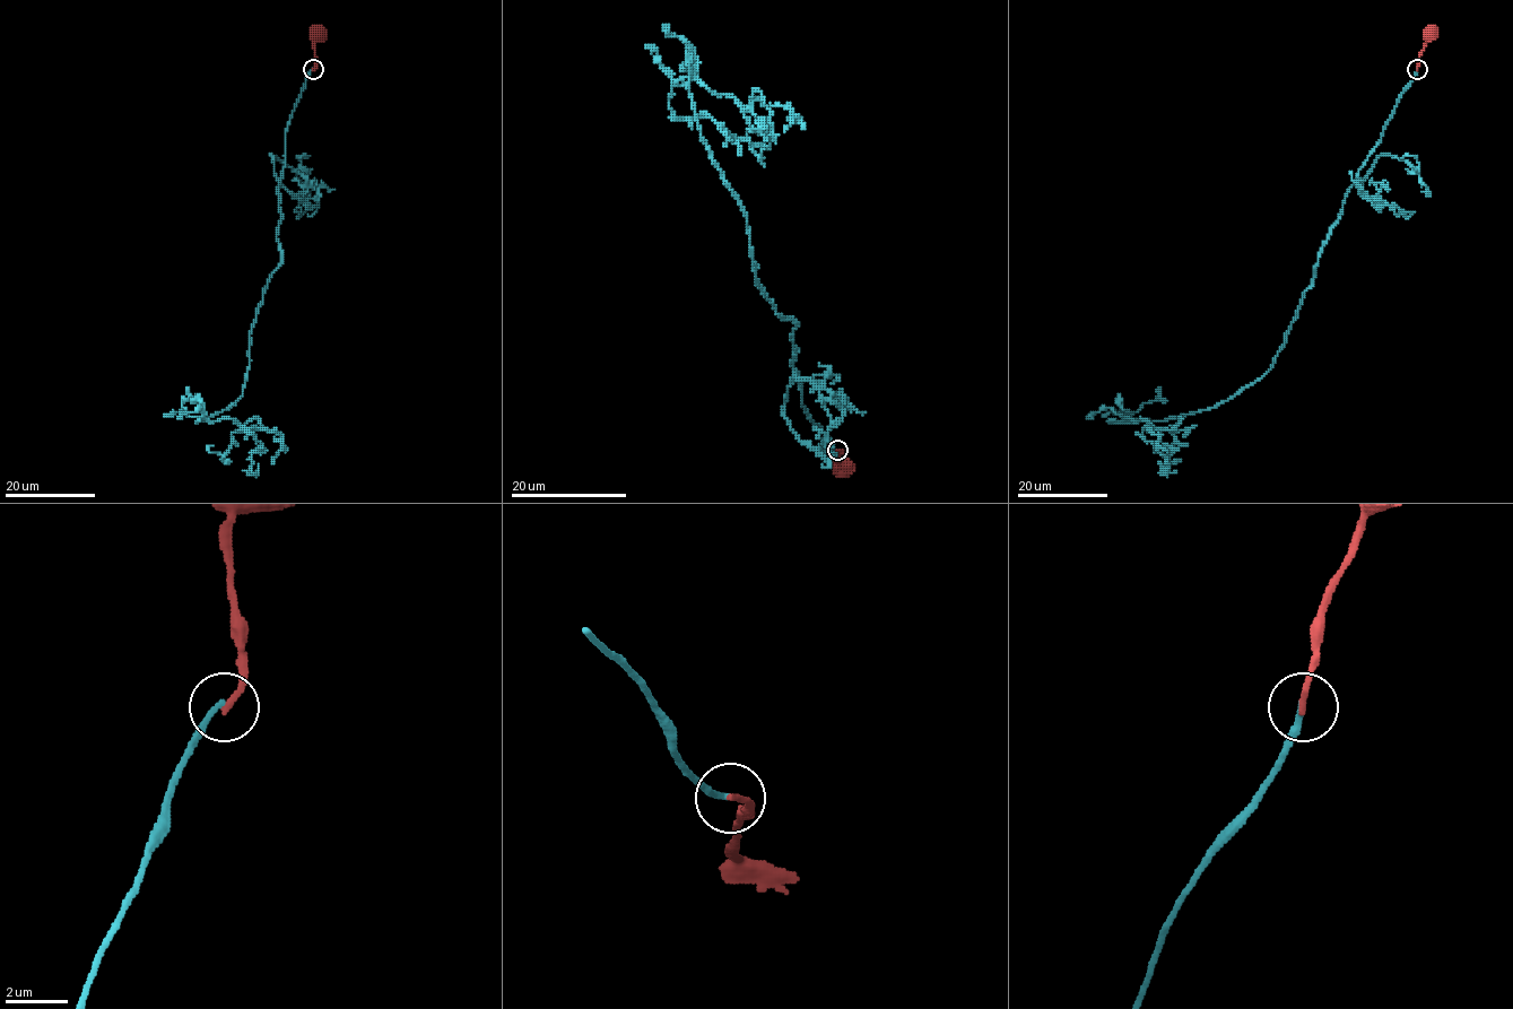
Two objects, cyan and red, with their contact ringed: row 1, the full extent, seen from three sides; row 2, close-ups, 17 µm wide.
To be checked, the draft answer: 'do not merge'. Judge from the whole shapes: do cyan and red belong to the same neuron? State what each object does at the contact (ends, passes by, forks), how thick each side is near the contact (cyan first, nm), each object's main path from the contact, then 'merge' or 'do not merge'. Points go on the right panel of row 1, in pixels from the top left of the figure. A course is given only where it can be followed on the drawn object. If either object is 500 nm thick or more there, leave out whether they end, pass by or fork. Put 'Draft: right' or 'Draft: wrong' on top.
Draft: right
cyan ends; red ends; calibres 200 and 220 nm; course cyan (1417, 70), (1272, 366), (1211, 408), (1124, 422), (1150, 425), (1138, 434), (1168, 446), (1170, 464); course red (1417, 70), (1425, 33), (1429, 32); do not merge

